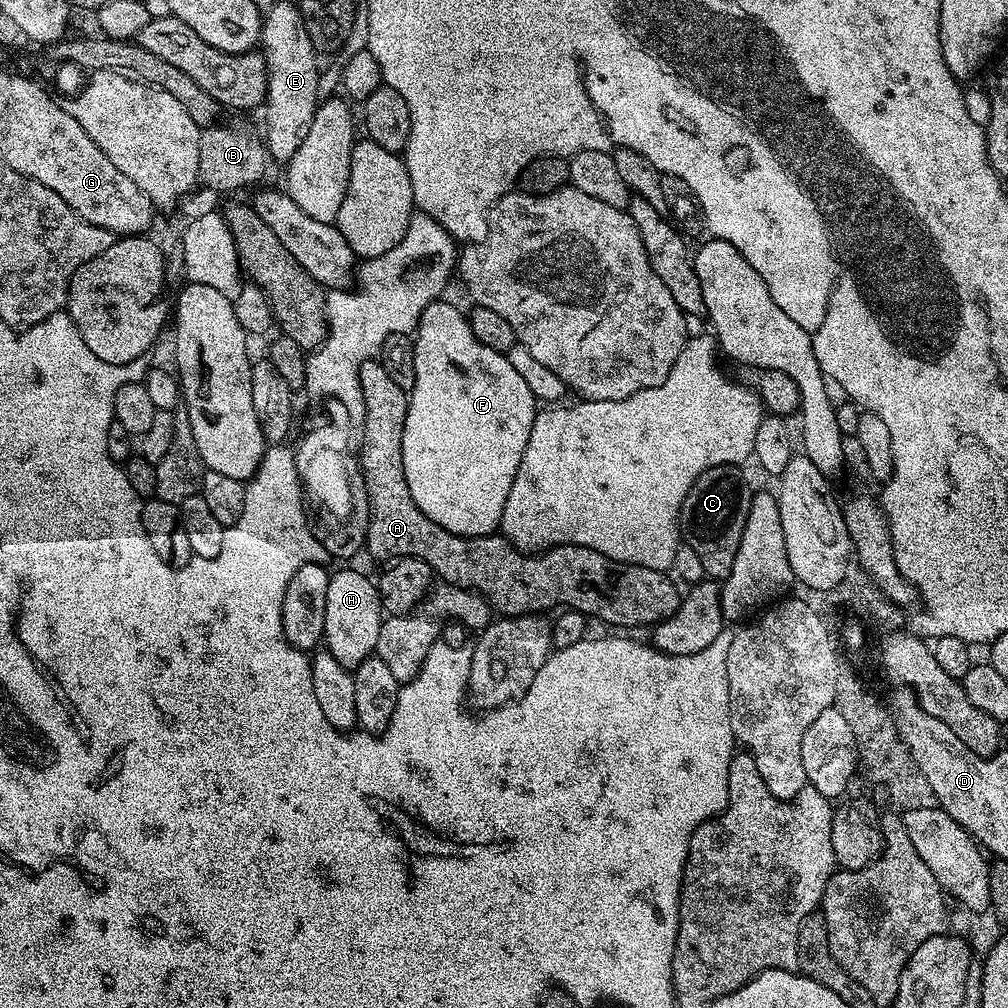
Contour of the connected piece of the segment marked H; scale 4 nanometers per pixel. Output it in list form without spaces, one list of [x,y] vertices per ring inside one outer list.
[[[344,566],[329,575],[326,590],[326,626],[323,643],[342,667],[355,670],[376,651],[378,634],[386,619],[375,581],[362,572]]]

